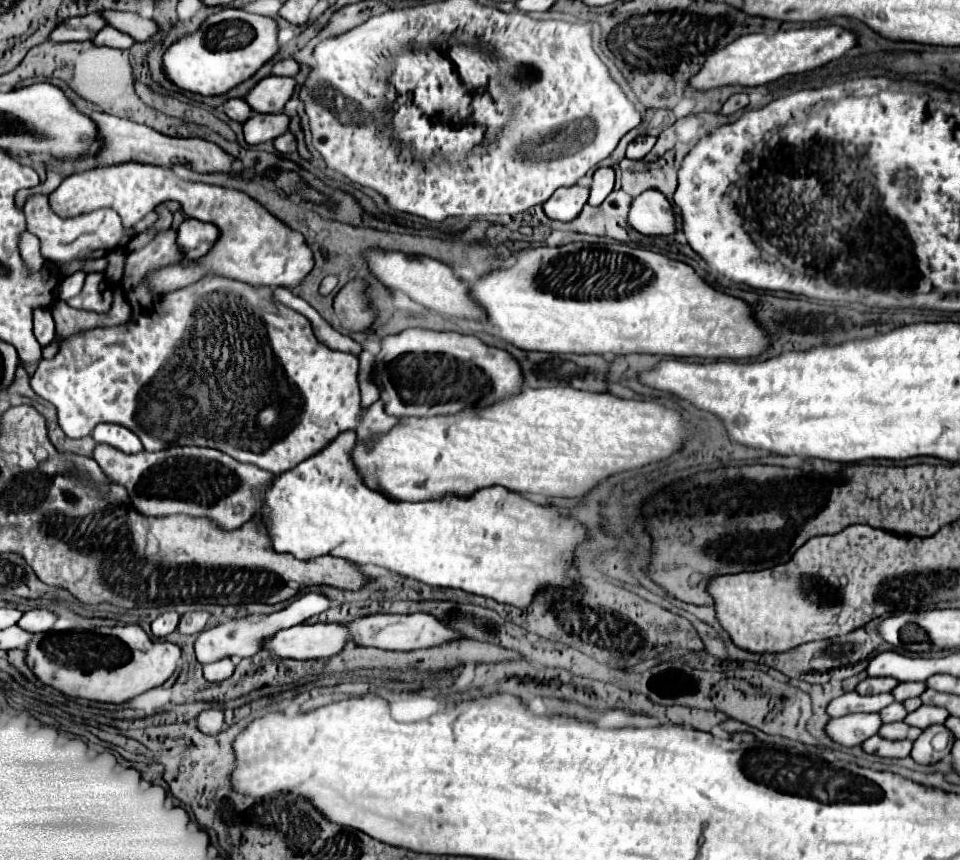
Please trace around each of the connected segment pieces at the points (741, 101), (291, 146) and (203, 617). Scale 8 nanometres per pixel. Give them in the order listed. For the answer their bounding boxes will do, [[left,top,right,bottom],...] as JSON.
[[722,93,748,115],[272,131,296,155],[178,611,210,635]]

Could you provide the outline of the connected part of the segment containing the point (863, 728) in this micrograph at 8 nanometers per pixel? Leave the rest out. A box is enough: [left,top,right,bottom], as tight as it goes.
[826,713,882,747]

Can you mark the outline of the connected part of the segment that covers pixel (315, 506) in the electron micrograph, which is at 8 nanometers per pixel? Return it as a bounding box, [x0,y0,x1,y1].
[254,431,584,607]

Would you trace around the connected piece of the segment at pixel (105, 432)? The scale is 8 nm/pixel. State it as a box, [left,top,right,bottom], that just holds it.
[92,423,144,453]

